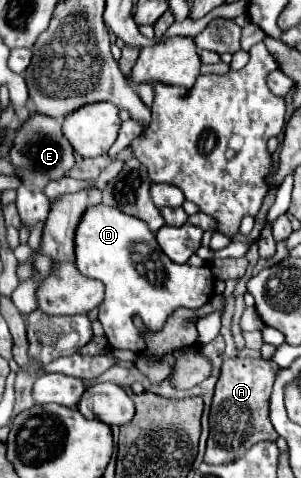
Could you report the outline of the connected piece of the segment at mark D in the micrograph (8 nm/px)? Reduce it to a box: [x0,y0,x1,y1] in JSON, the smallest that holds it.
[74,204,214,352]

